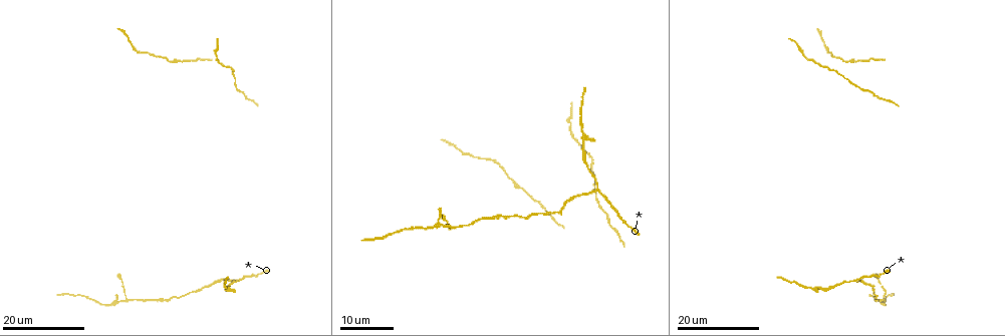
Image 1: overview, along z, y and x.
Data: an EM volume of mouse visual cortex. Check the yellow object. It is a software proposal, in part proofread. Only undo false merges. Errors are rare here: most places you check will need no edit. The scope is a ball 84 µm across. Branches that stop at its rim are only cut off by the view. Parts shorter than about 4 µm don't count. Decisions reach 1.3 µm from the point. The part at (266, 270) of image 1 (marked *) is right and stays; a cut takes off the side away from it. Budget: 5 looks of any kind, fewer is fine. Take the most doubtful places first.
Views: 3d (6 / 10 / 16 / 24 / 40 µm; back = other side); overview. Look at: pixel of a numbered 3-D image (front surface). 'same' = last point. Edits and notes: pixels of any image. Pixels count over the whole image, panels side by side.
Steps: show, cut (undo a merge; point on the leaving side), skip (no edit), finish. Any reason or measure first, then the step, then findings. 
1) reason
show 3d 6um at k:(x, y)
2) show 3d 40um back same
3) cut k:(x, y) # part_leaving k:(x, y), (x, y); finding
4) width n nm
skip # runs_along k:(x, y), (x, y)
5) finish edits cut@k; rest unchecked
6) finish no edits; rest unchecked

arms part here
show 3d 24um at 1:(124, 299)

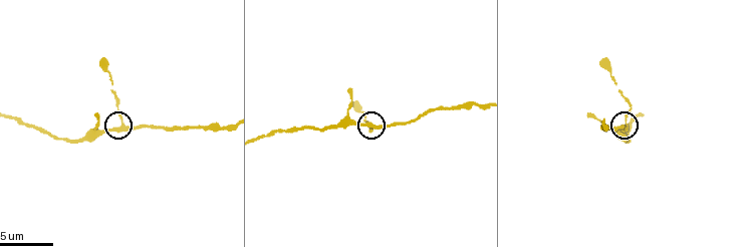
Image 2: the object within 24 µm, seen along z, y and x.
show 3d 10um at 2:(122, 128)

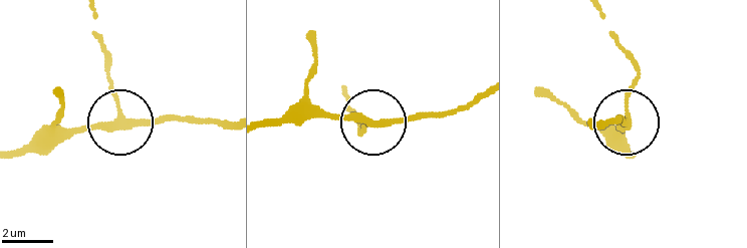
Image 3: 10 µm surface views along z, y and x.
closer look
show 3d 6um at 3:(118, 120)

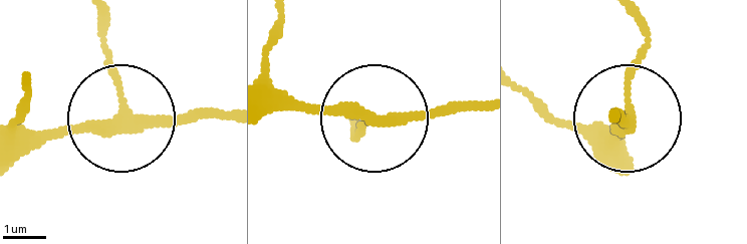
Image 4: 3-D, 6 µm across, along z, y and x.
arms 3
skip # runs_along 4:(225, 112), (120, 109), (106, 19); one cell here

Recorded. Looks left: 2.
three-way junction
show 3d 24um at 1:(597, 189)

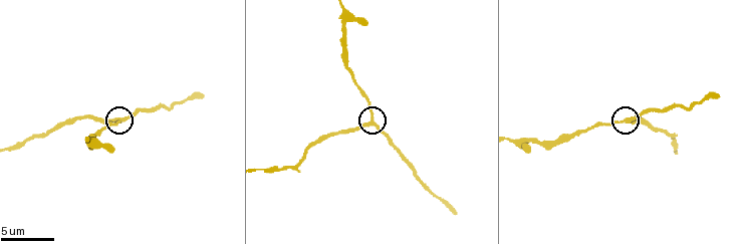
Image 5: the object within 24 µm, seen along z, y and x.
show 3d 10um at 5:(372, 124)

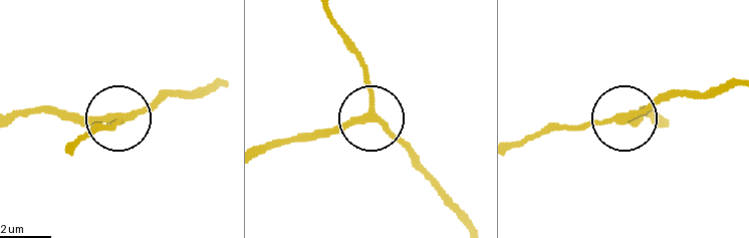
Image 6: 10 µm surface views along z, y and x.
width 240 nm
skip # runs_along 6:(728, 82), (568, 128); one cell here

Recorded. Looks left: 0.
finish no edits; rest unchecked

